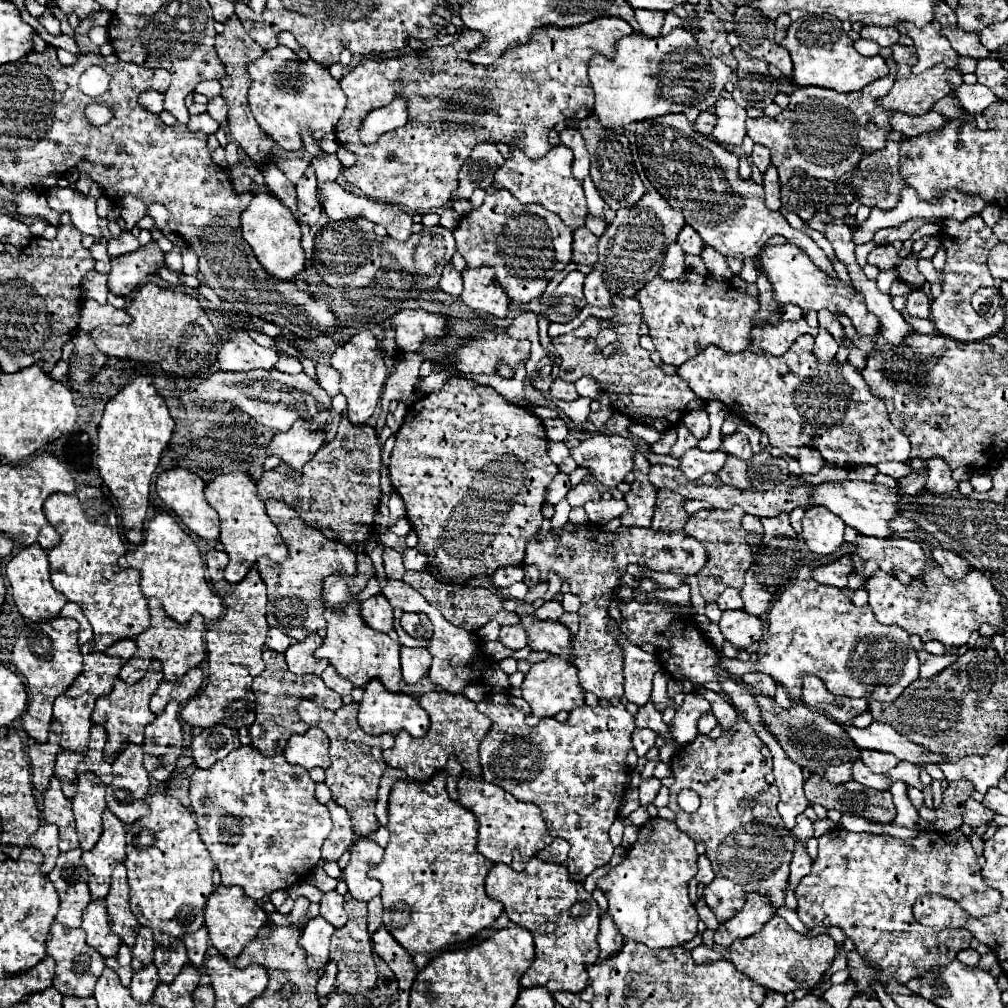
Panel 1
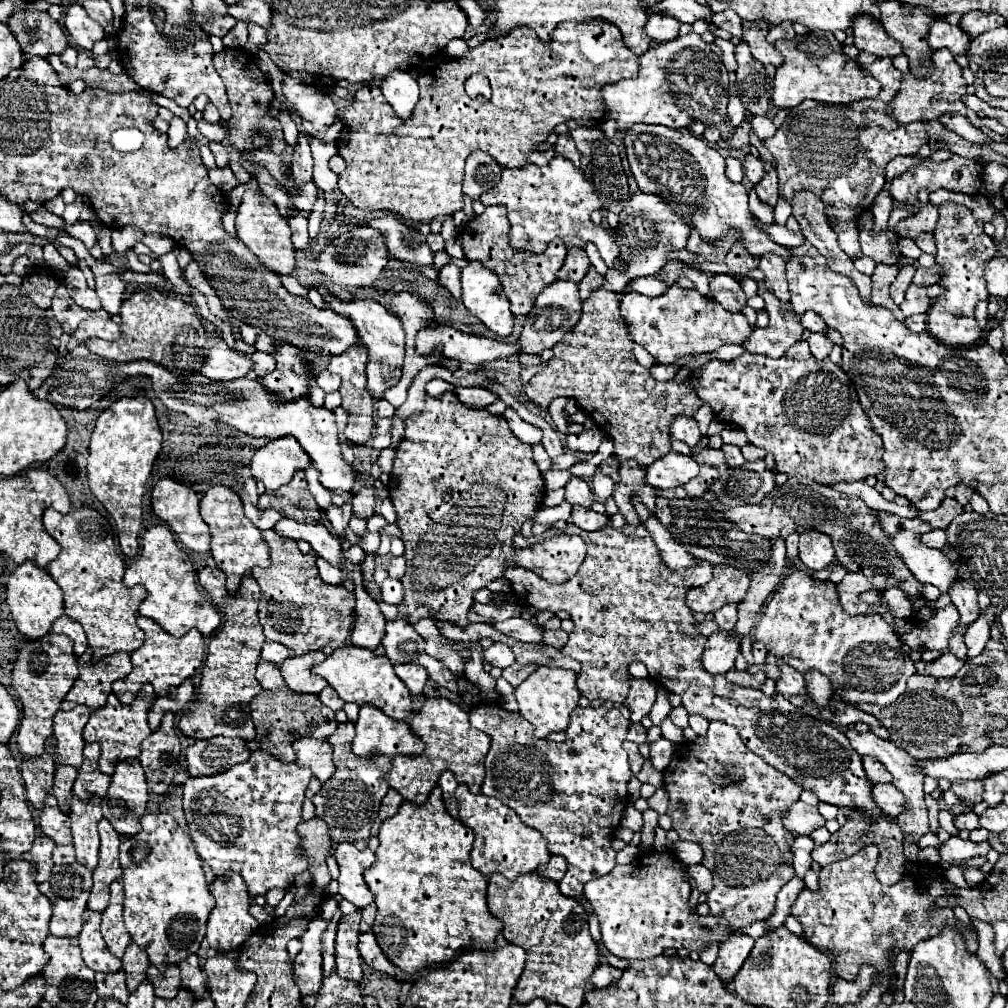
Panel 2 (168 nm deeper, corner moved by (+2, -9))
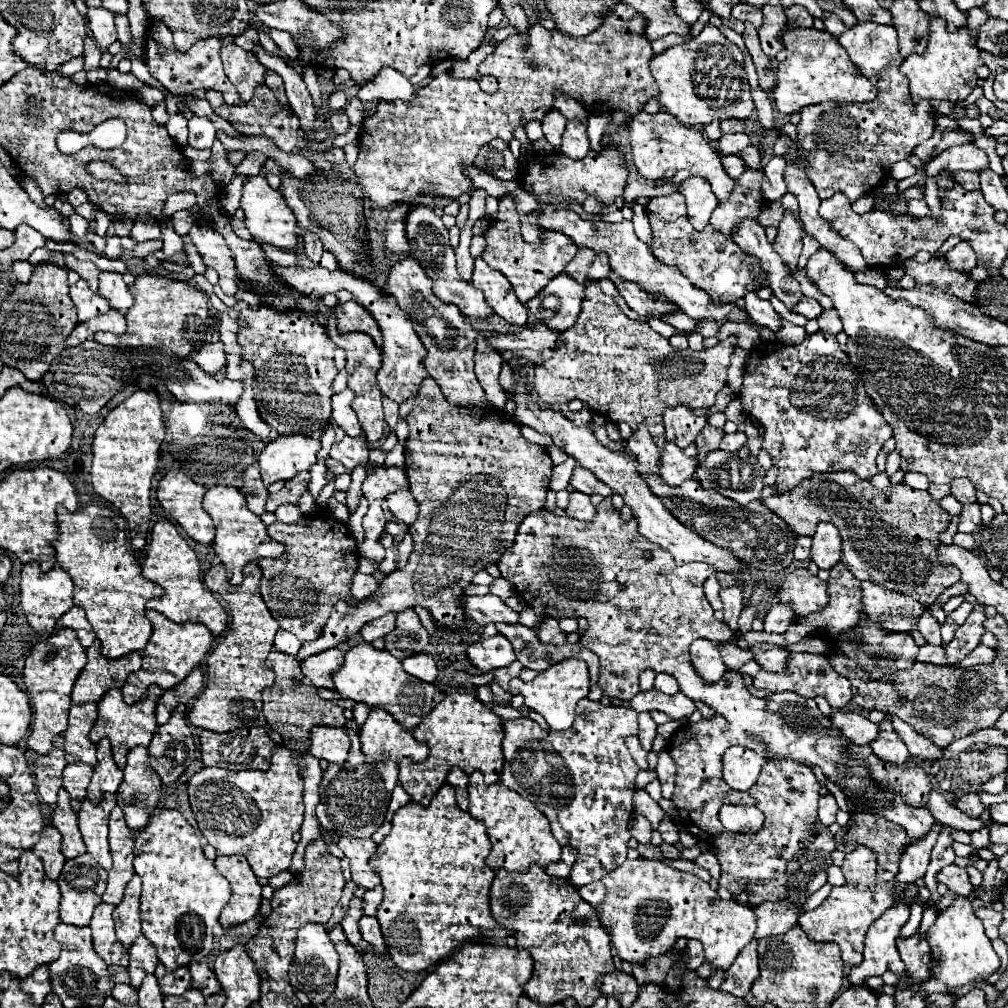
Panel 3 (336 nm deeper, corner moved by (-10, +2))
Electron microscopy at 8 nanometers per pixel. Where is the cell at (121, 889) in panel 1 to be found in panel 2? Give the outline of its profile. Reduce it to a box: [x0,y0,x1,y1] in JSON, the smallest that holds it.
[100,878,130,958]

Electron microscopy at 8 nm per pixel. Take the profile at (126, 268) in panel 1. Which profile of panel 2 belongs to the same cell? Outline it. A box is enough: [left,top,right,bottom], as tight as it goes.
[96,274,124,316]

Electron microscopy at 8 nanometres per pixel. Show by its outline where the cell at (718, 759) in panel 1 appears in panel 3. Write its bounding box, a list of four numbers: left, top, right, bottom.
[668,715,820,907]

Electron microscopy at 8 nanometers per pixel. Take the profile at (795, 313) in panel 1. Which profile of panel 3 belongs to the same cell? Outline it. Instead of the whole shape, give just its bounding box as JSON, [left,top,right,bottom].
[774,211,802,269]

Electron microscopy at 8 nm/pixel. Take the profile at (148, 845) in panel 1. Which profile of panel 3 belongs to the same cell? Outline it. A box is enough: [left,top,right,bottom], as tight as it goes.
[128,809,232,987]

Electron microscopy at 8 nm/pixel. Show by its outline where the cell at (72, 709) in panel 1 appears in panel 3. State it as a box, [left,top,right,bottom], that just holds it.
[64,703,96,763]

